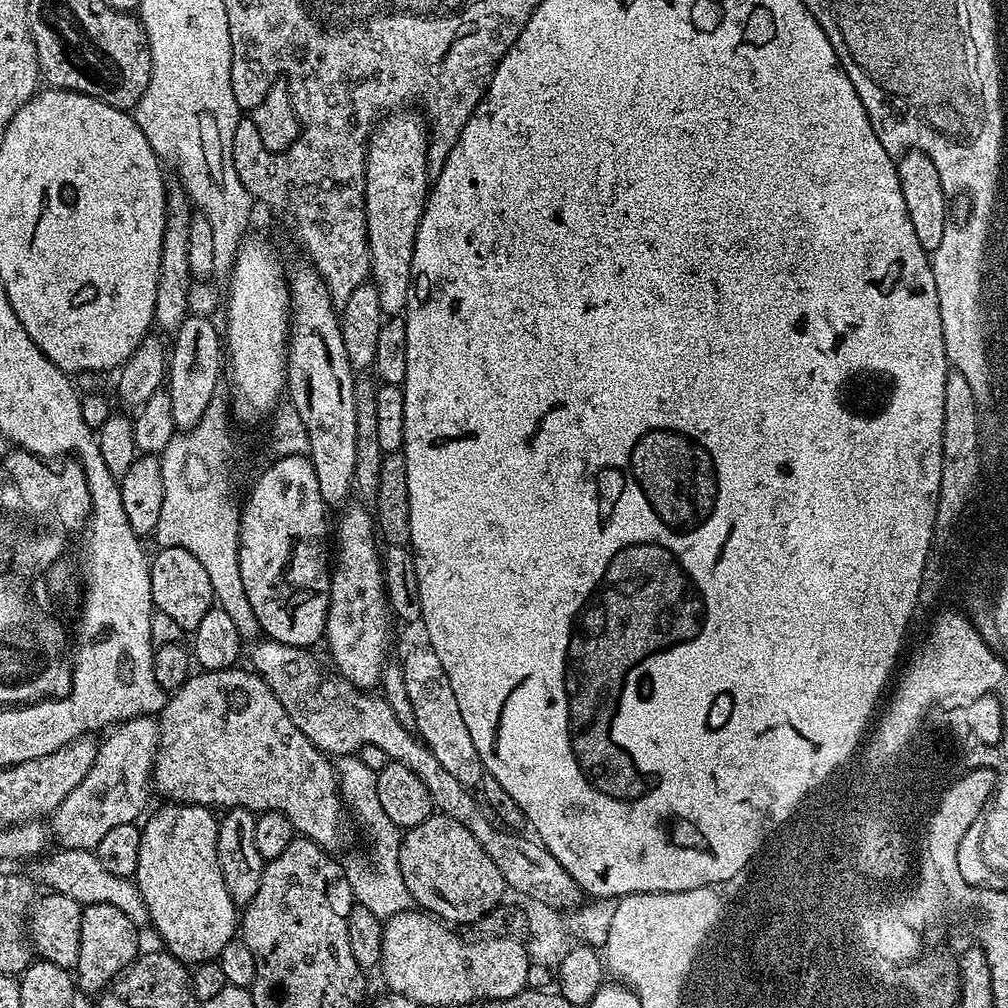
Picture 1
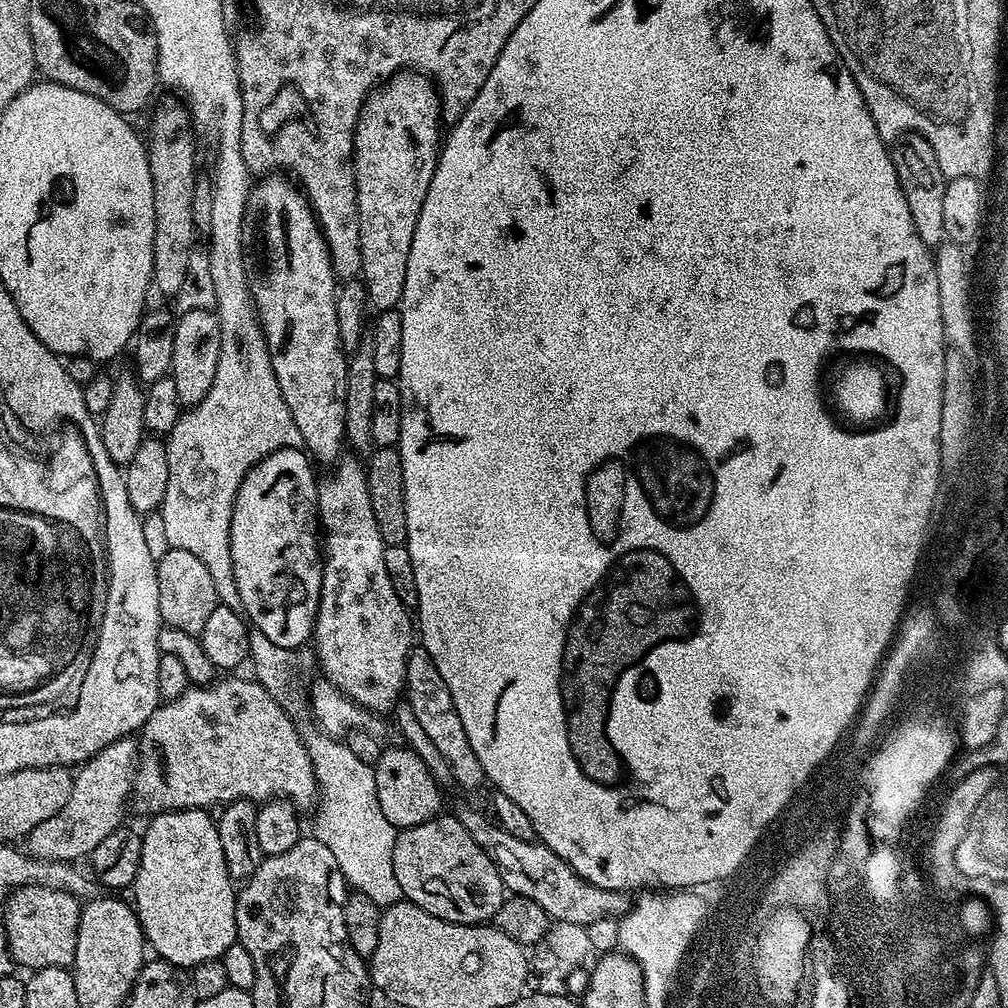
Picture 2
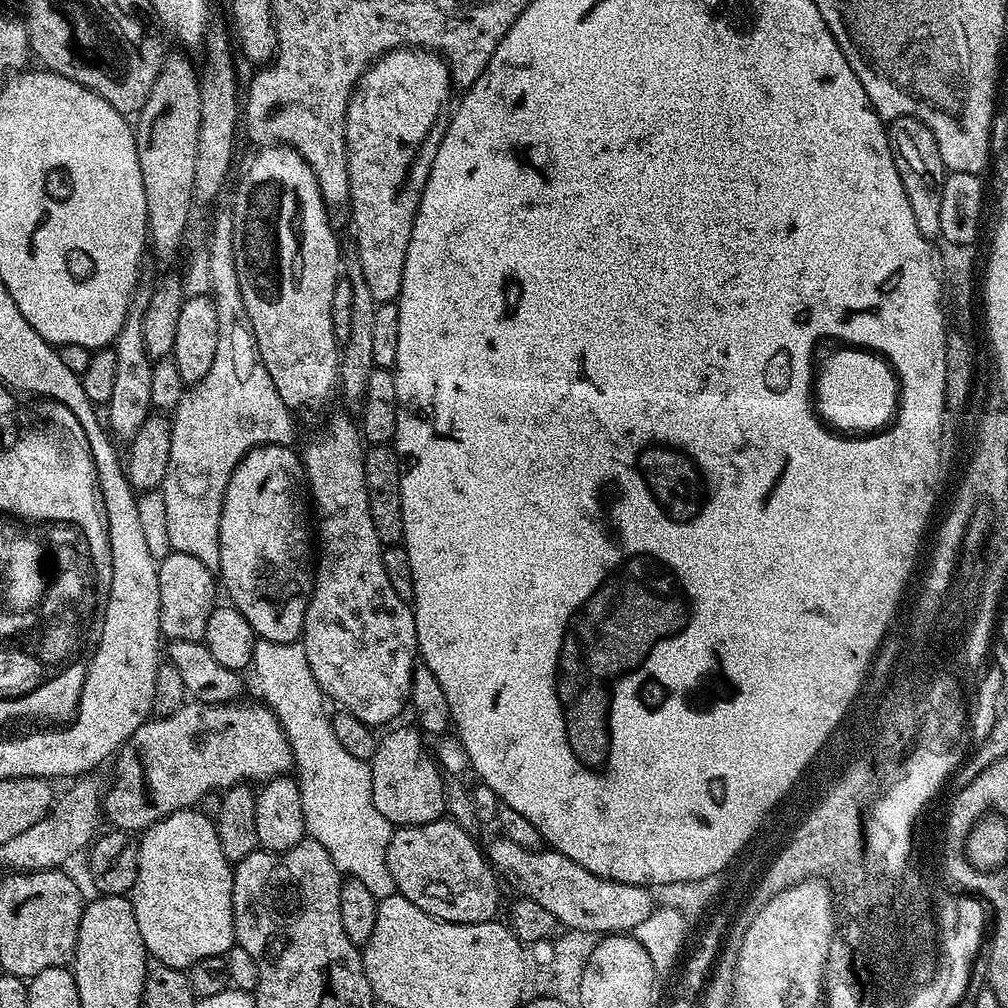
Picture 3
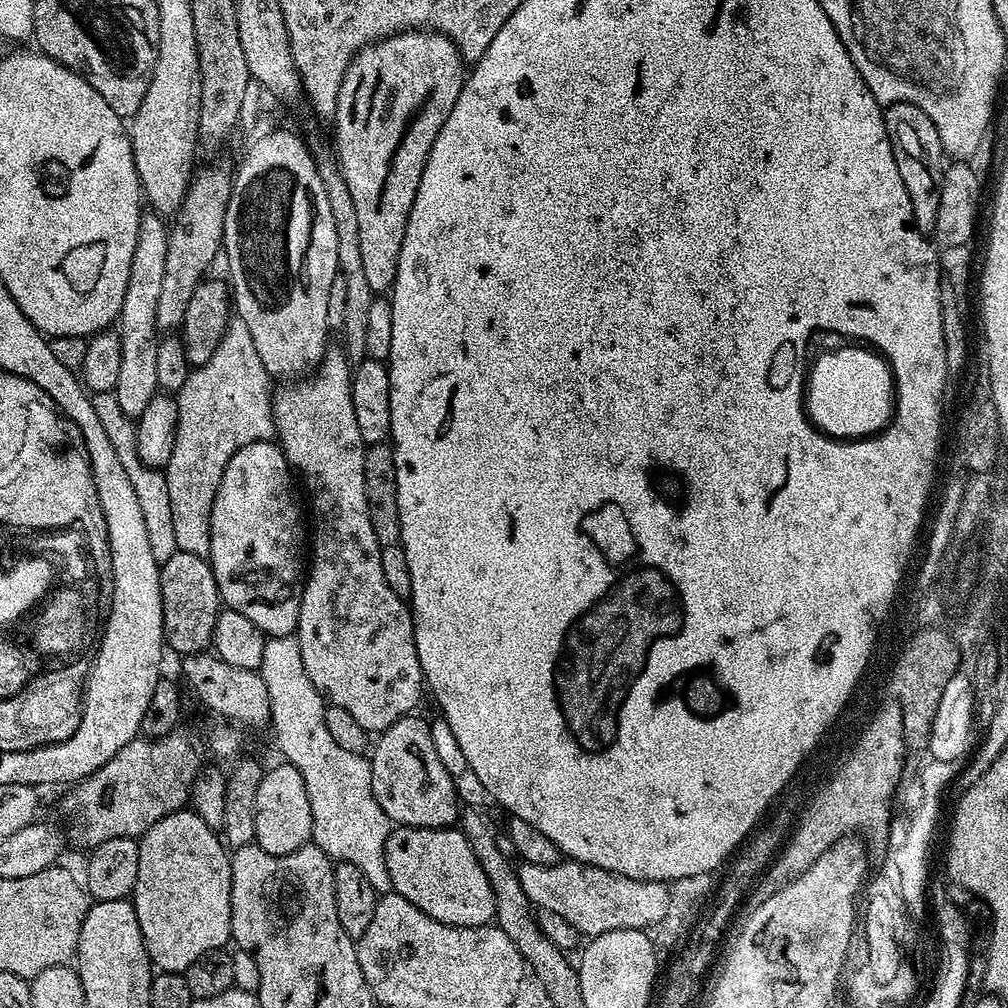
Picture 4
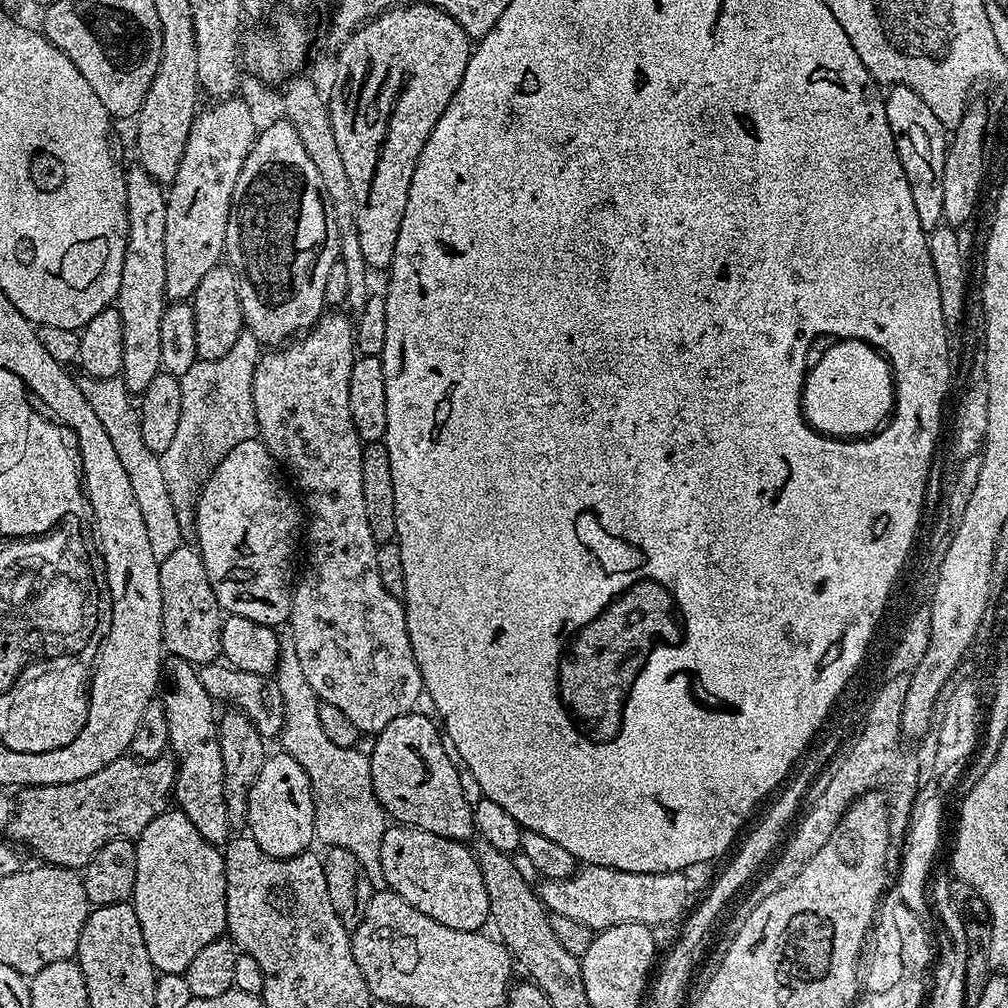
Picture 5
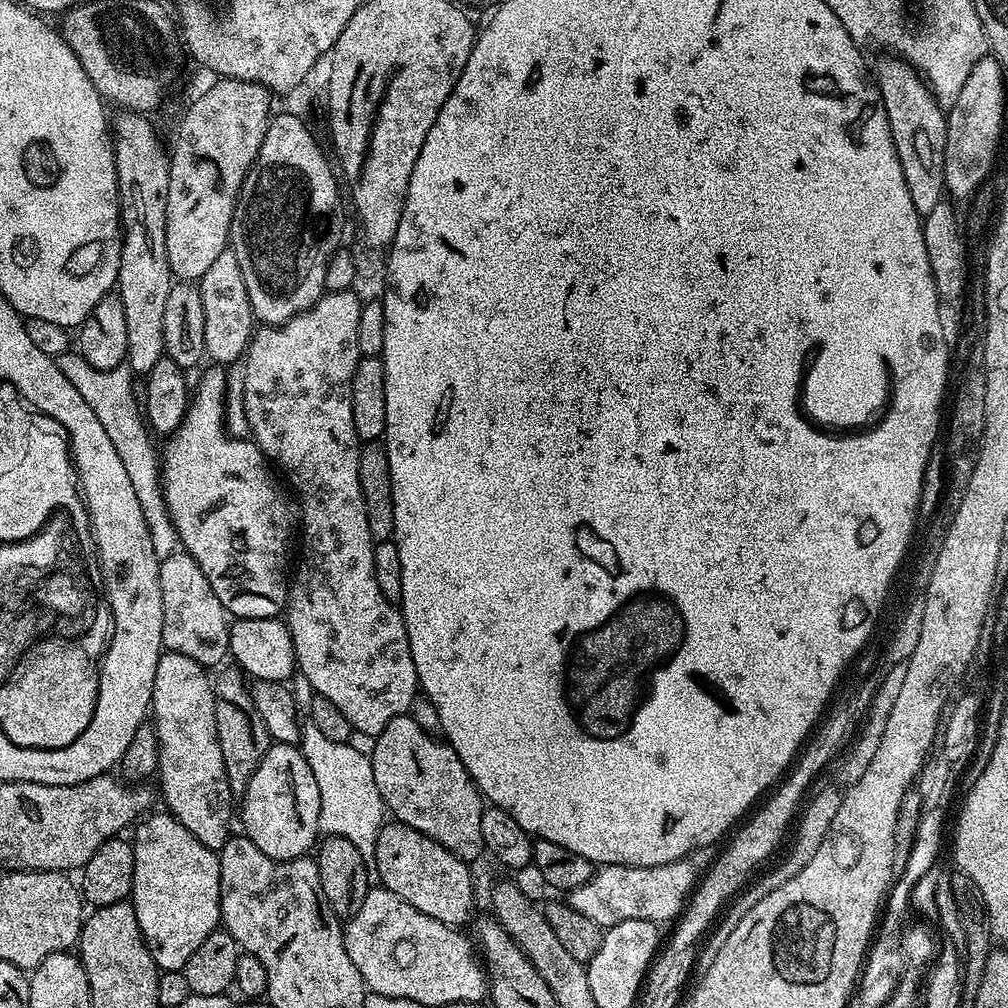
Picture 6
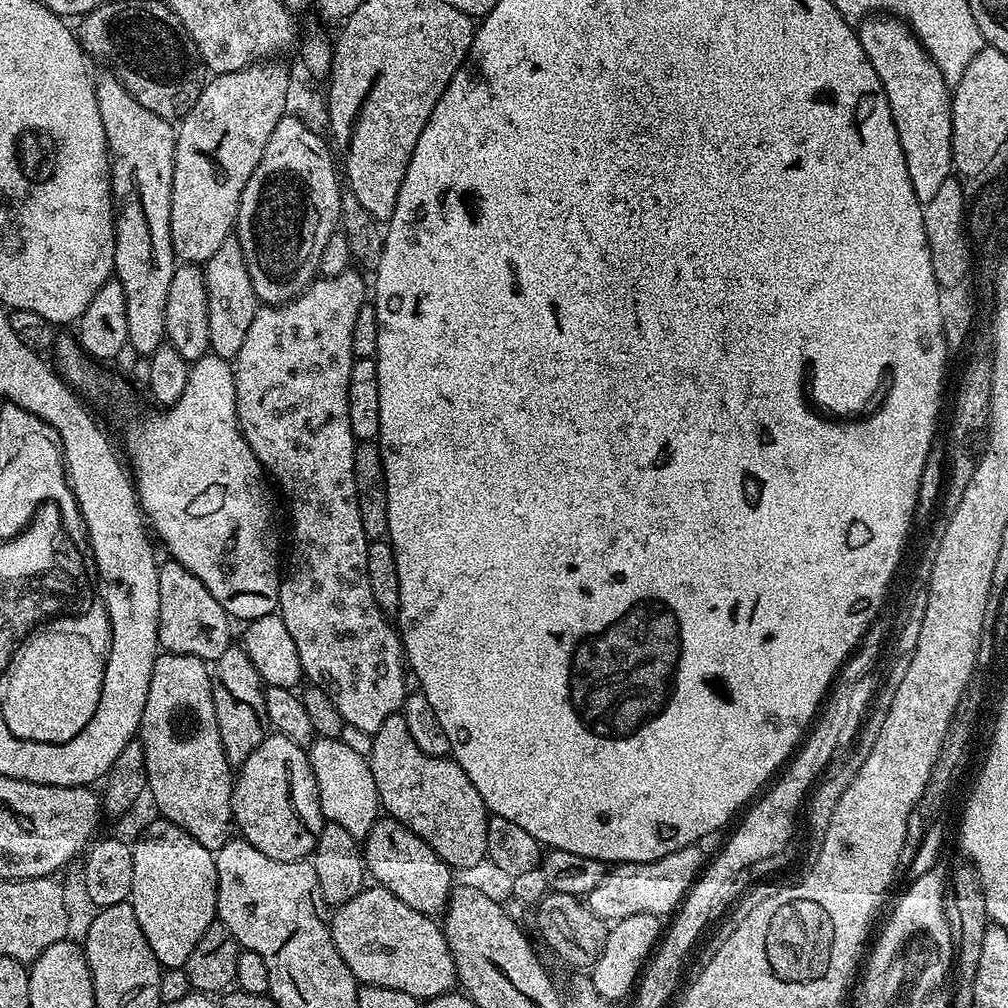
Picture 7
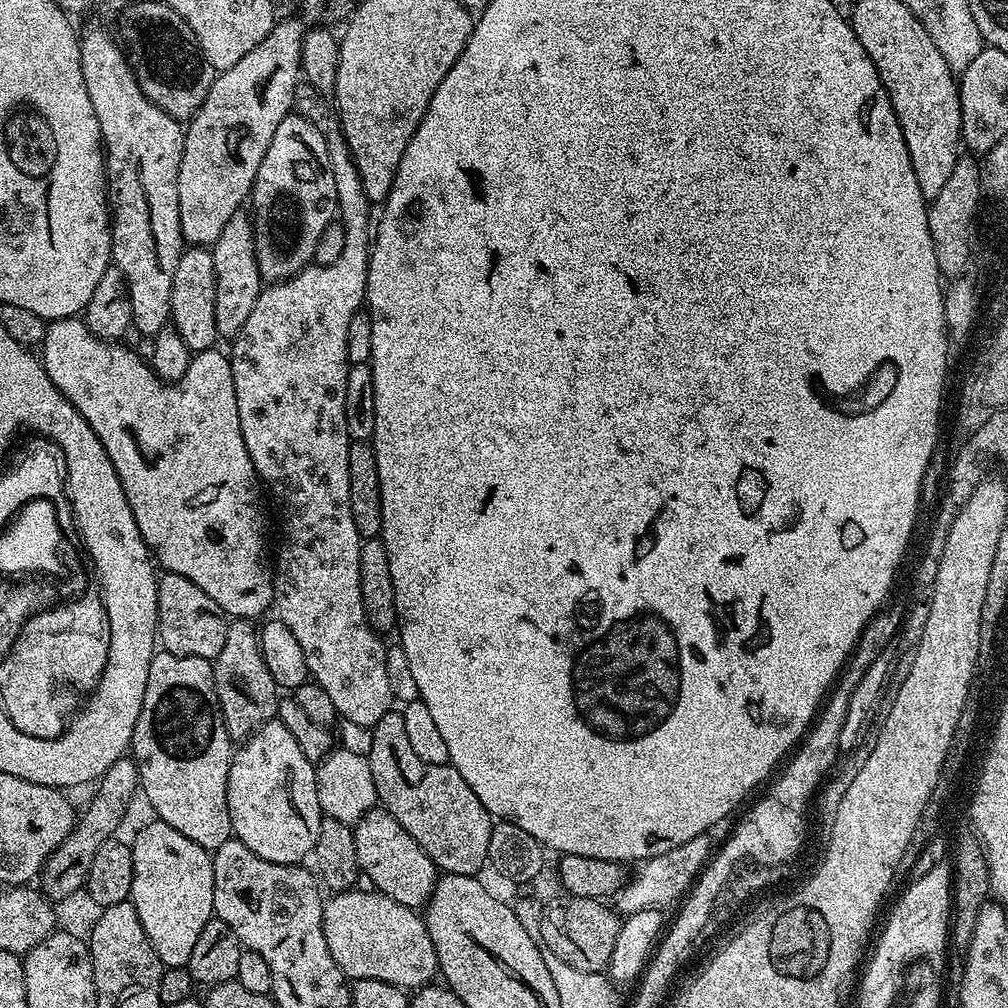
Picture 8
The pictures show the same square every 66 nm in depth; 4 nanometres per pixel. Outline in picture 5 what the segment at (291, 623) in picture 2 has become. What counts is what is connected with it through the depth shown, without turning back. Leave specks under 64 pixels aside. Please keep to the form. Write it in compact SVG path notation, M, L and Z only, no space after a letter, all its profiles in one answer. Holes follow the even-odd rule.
M247 440L234 446L234 450L230 450L230 454L226 454L222 462L218 462L201 488L196 500L194 525L194 544L206 566L210 586L221 609L229 616L250 618L250 622L273 626L287 625L292 614L292 590L298 576L297 569L292 569L292 563L296 560L296 539L299 536L301 539L302 521L306 516L301 501L294 495L291 487L288 489L284 485L280 472L282 473L281 465L270 454L263 440Z

